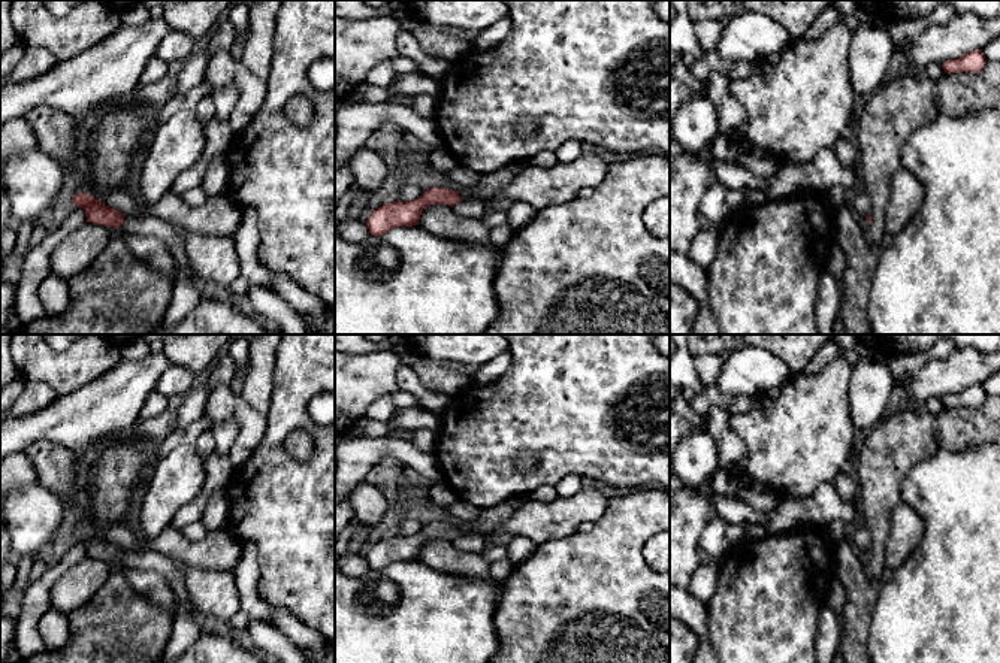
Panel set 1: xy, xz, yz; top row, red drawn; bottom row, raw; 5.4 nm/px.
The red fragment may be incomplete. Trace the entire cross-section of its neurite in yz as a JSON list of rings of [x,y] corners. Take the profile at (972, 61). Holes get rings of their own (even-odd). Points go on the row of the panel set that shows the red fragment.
[[[982,49],[970,51],[957,60],[948,60],[942,64],[945,73],[976,73],[984,69],[987,60]]]

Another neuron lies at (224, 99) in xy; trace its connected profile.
[[[235,84],[223,88],[214,88],[209,94],[215,106],[215,118],[220,121],[227,121],[236,106],[239,91]]]

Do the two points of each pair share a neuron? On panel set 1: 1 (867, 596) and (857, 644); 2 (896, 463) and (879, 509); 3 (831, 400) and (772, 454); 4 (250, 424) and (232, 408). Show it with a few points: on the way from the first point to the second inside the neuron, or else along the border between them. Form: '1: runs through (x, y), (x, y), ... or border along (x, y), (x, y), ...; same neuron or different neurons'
1: runs through (858, 608), (857, 632); same neuron
2: runs through (884, 475), (879, 480), (879, 497); same neuron
3: runs through (816, 415), (786, 445); same neuron
4: runs through (245, 420), (236, 411); same neuron

